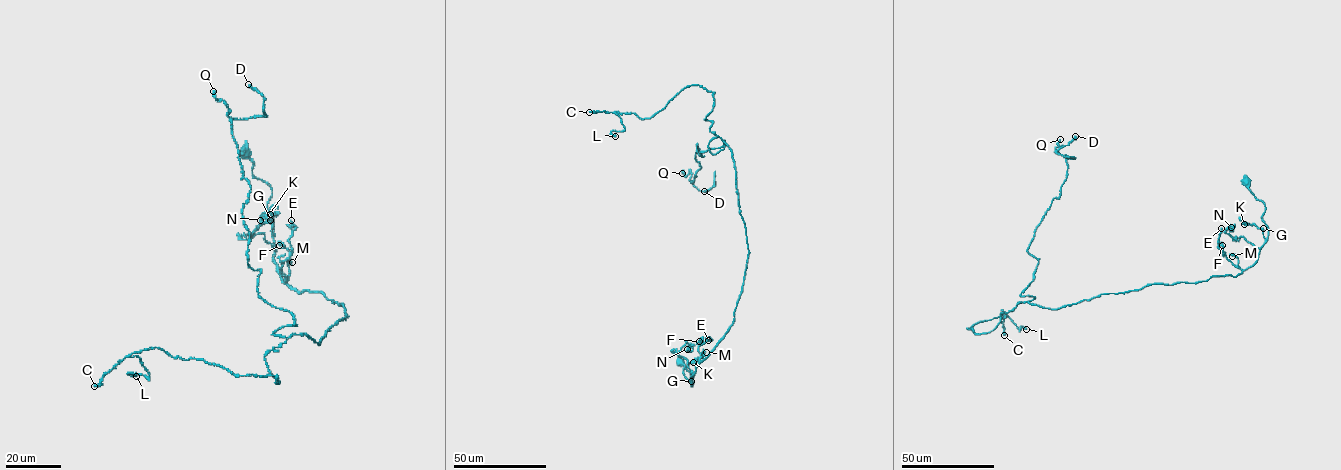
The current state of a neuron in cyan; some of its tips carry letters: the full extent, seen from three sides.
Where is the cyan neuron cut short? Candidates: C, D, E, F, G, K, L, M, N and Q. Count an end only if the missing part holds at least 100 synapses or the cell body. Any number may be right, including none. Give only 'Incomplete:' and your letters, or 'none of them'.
Incomplete: none of them

